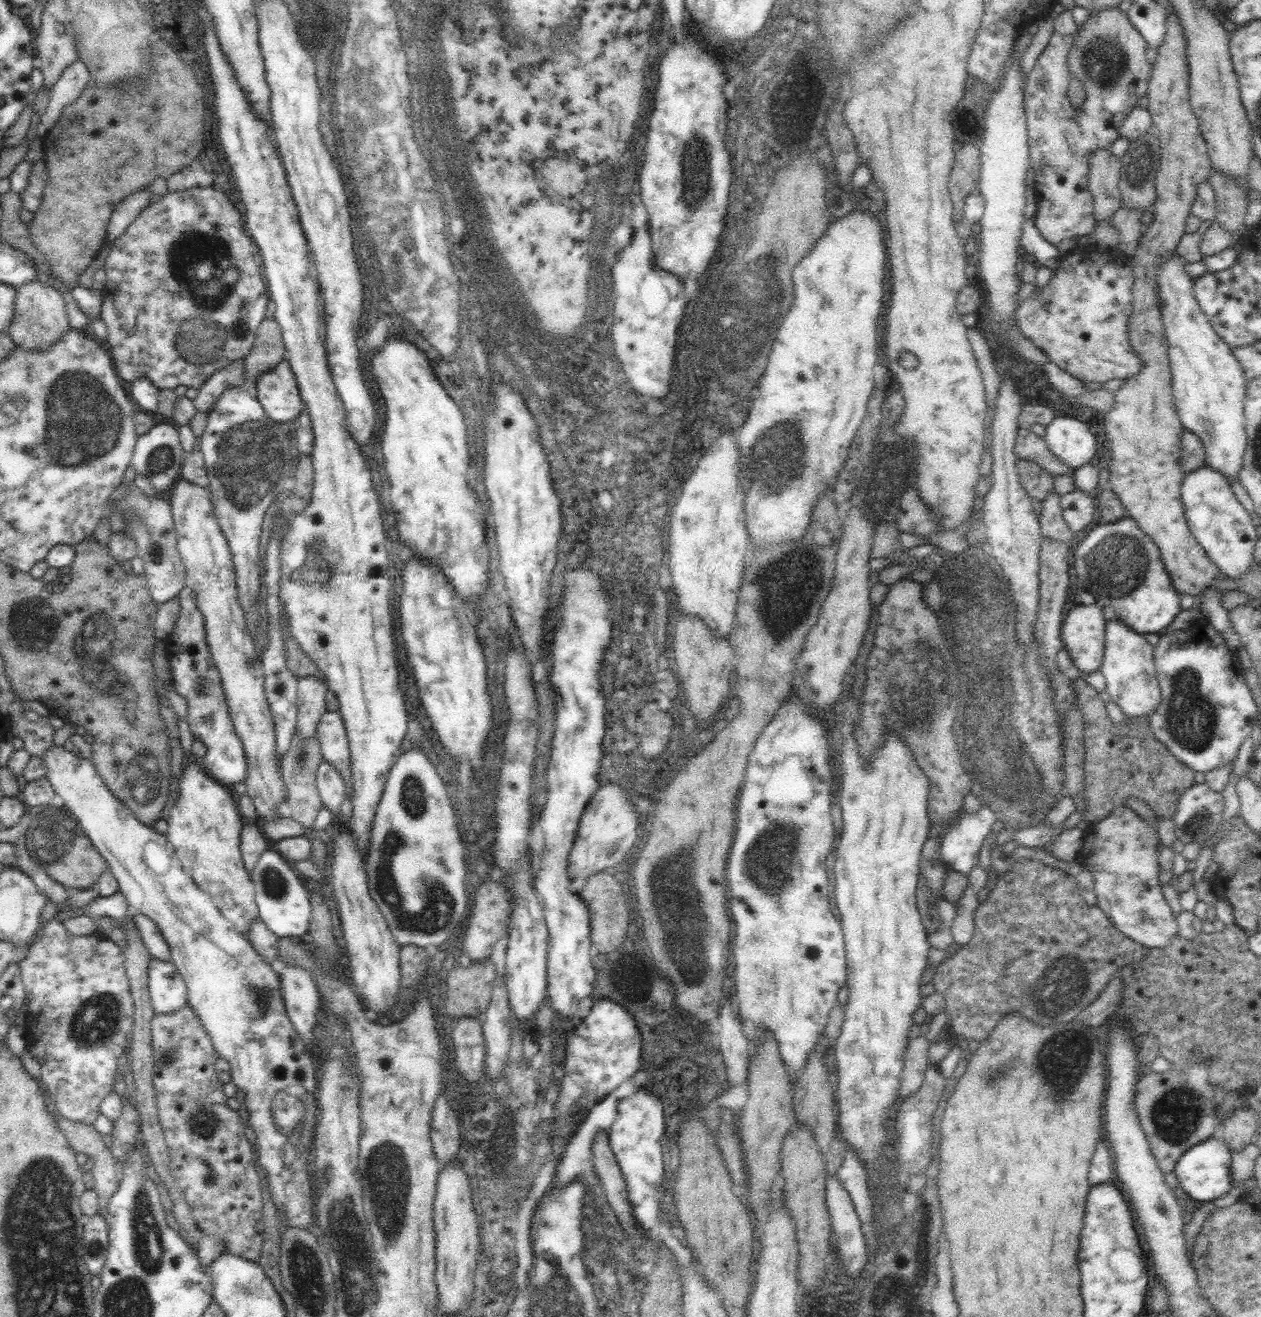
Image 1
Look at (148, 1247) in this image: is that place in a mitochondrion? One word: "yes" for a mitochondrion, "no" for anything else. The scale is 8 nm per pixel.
yes

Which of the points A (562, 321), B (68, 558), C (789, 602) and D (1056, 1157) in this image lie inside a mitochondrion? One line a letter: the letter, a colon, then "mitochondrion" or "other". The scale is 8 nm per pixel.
A: mitochondrion
B: other
C: mitochondrion
D: other

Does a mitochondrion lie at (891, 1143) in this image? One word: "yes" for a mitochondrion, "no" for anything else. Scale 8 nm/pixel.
no

